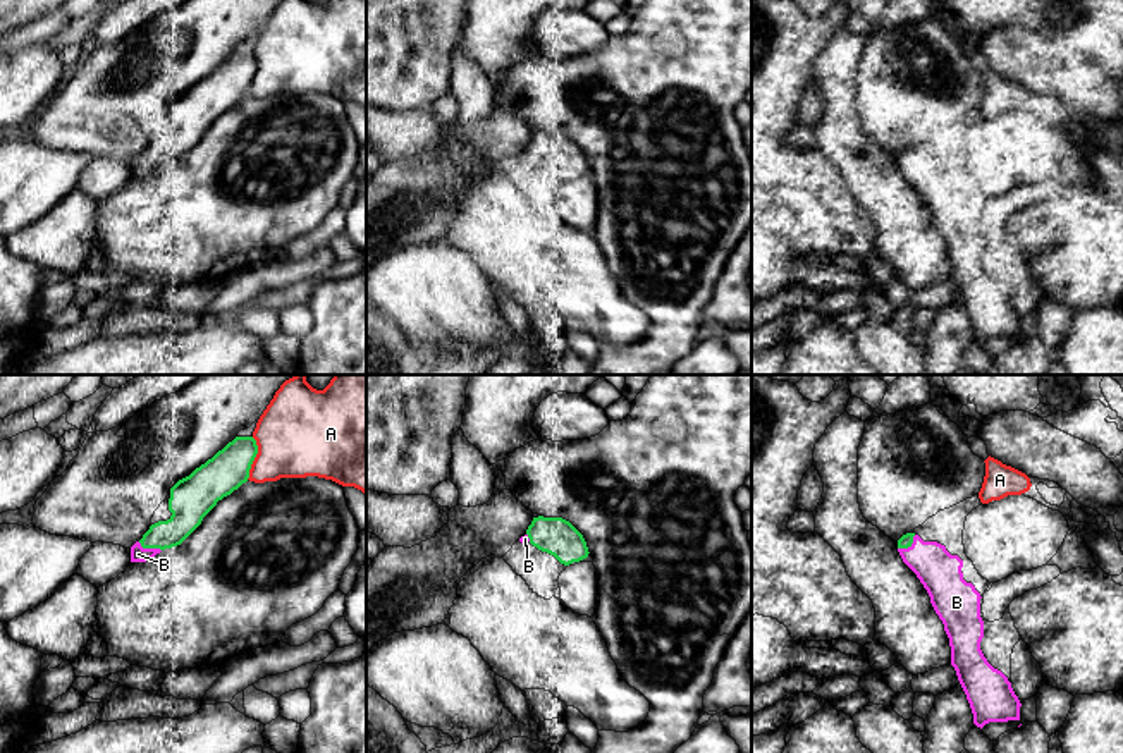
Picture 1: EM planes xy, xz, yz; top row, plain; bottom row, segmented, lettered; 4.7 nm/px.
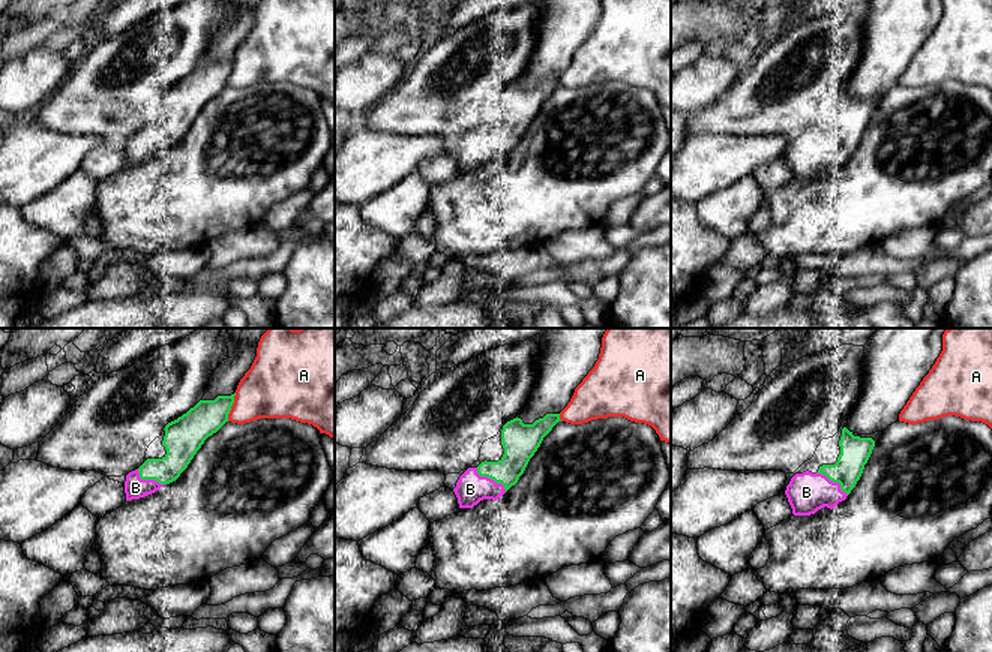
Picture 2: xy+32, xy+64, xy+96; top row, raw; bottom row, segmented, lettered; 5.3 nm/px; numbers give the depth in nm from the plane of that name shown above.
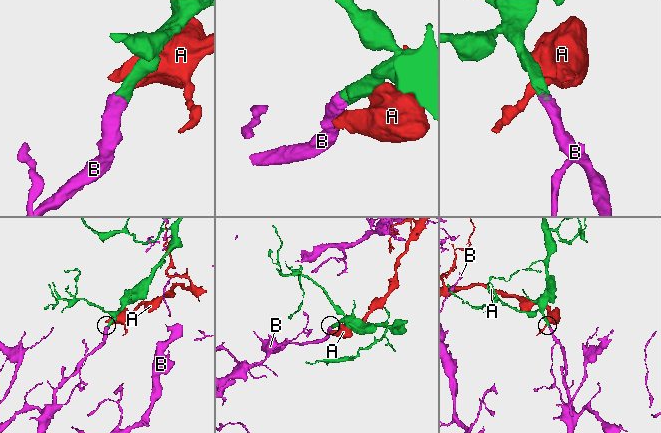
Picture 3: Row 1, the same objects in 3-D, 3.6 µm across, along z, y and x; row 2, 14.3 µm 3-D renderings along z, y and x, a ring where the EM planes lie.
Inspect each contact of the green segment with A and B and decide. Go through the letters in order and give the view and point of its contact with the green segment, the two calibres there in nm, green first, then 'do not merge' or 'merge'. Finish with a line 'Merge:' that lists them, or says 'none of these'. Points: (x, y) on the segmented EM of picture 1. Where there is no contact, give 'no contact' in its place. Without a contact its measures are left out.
A: xy (255, 456) | 190/400 nm | do not merge
B: xy (150, 547) | 160/80 nm | merge
Merge: B

